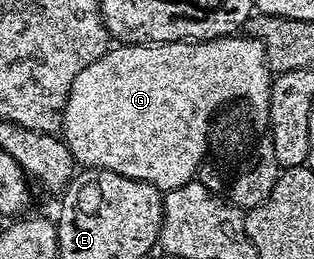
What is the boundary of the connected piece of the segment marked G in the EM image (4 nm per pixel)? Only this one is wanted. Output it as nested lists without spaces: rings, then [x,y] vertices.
[[[250,35],[214,37],[212,41],[161,41],[146,45],[119,43],[114,47],[108,48],[107,52],[101,54],[93,63],[89,63],[89,67],[85,67],[85,71],[81,71],[81,75],[77,75],[73,79],[67,102],[63,108],[61,136],[67,142],[69,151],[74,155],[76,162],[80,166],[89,169],[108,169],[117,175],[125,175],[129,179],[137,179],[138,181],[155,185],[160,191],[176,189],[193,180],[196,174],[200,172],[199,164],[204,164],[203,129],[207,129],[207,113],[211,113],[211,109],[215,109],[215,105],[219,105],[219,101],[224,101],[228,97],[239,96],[240,93],[247,93],[248,96],[254,98],[258,97],[259,102],[263,103],[269,99],[271,94],[272,80],[273,70],[267,66],[265,47],[255,37]]]

